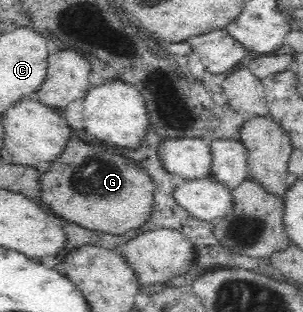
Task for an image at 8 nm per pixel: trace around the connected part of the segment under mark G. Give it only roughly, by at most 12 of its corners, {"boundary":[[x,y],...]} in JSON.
{"boundary":[[75,136],[40,179],[57,217],[114,237],[149,223],[153,178]]}

